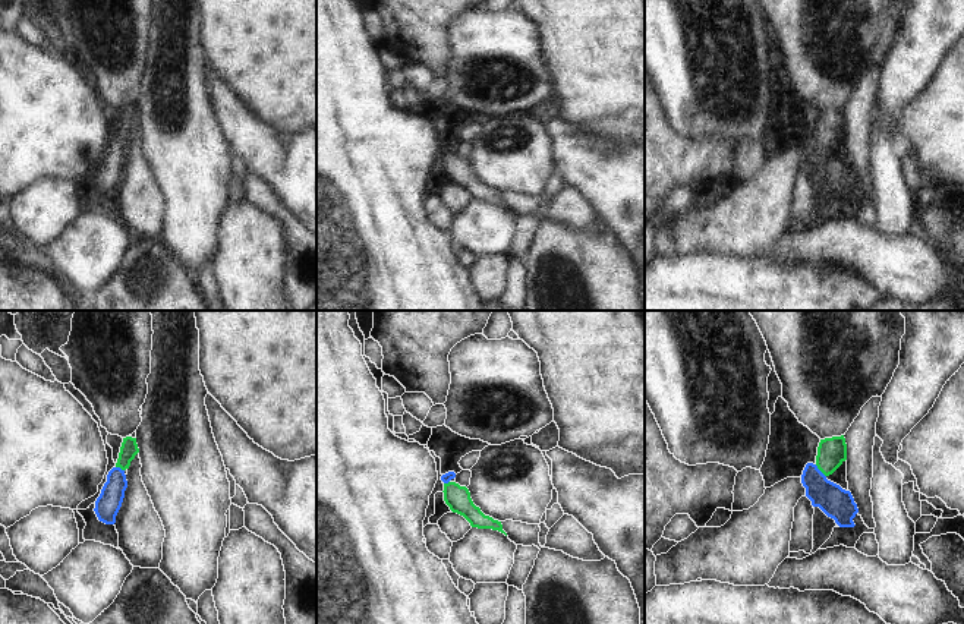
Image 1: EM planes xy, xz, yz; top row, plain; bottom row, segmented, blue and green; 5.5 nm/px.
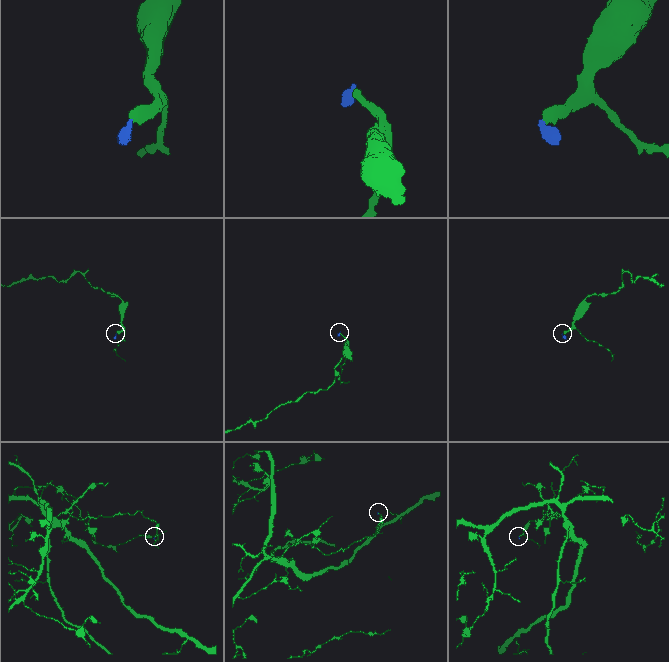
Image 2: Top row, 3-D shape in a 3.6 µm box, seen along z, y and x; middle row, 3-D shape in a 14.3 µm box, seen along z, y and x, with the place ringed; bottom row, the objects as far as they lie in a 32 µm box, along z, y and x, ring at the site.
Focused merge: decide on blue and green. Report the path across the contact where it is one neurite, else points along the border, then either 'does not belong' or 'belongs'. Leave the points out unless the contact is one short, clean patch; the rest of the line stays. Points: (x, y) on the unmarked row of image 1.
runs through yz (837, 175), (819, 157), (819, 142), (831, 125); belongs

